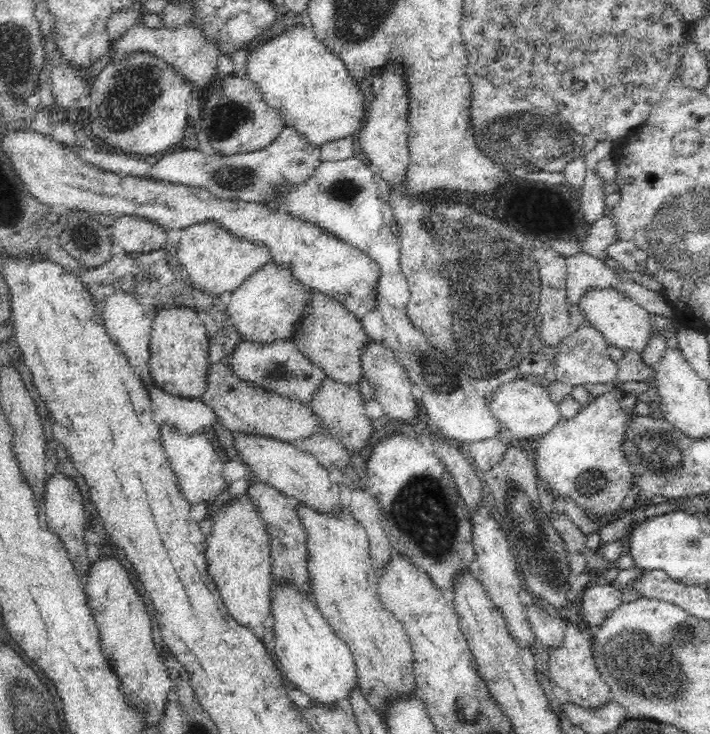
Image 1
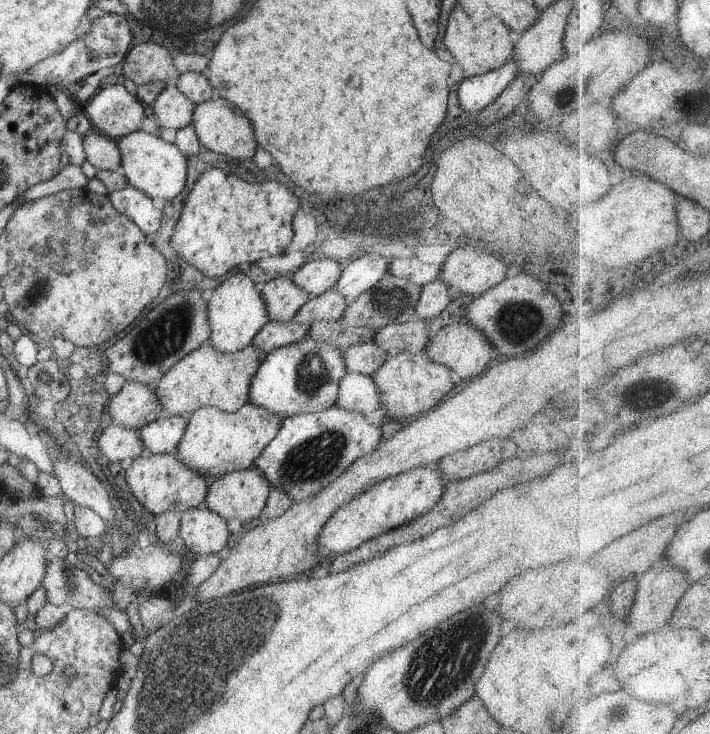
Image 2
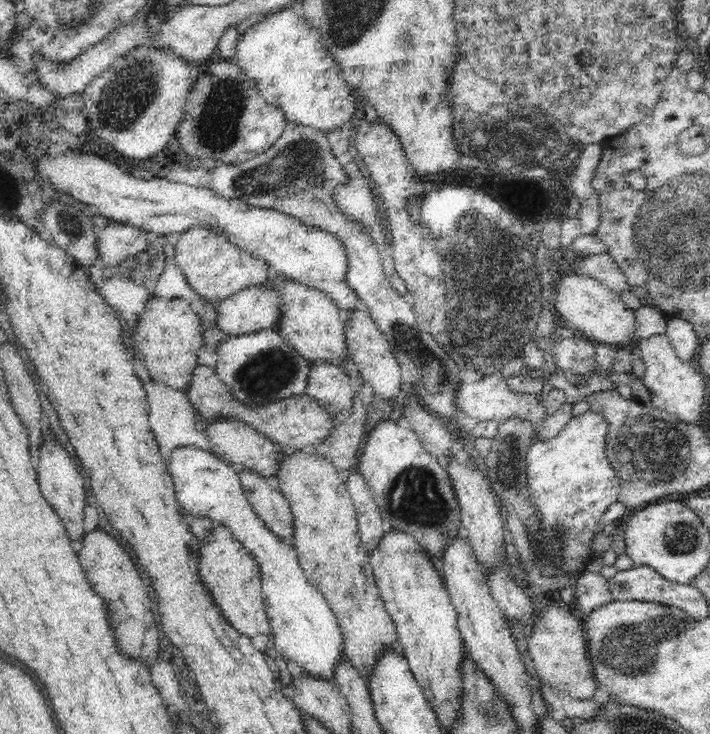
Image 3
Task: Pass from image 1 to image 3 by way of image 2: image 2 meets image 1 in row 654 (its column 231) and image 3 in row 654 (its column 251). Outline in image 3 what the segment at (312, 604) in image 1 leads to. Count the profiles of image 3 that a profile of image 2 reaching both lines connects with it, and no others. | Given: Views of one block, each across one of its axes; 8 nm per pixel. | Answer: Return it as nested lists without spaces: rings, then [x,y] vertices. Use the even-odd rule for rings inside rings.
[[[190,445],[175,448],[169,453],[169,460],[166,463],[167,471],[170,473],[172,481],[174,481],[176,500],[189,520],[208,517],[212,519],[213,526],[224,525],[224,527],[228,527],[236,536],[236,539],[242,542],[246,550],[255,557],[261,569],[261,596],[271,624],[274,652],[278,652],[282,659],[286,658],[288,662],[294,662],[296,666],[302,669],[302,673],[314,679],[334,682],[336,664],[342,660],[342,654],[345,654],[344,645],[342,644],[344,639],[342,639],[338,621],[321,592],[307,580],[301,565],[298,563],[293,547],[290,547],[286,541],[276,537],[274,533],[270,532],[270,528],[267,528],[258,518],[244,494],[238,472],[225,462],[226,459],[220,458],[207,447]]]

